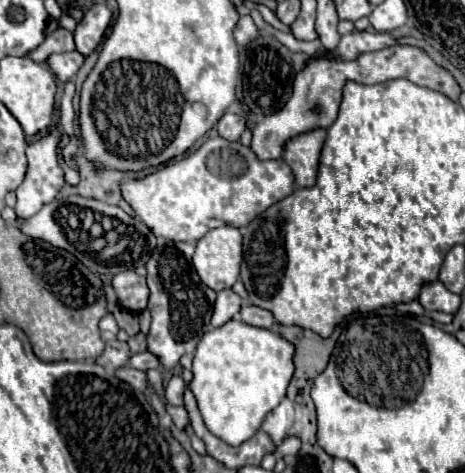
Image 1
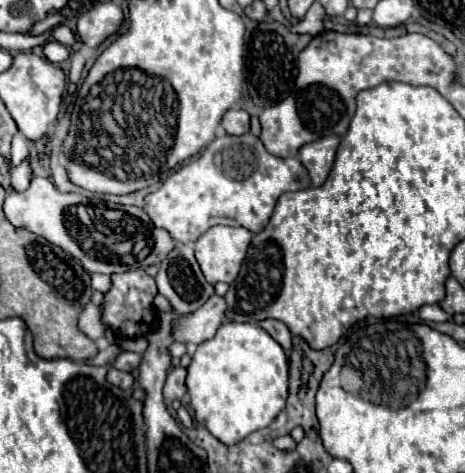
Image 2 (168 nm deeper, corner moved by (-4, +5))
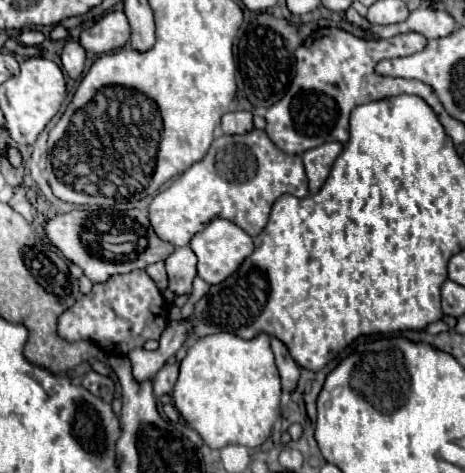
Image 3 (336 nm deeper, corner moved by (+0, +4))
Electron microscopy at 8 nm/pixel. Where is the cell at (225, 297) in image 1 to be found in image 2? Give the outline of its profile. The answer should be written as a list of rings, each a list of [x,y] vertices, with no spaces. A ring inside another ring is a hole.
[[[212,295],[196,313],[180,319],[174,329],[174,339],[180,343],[202,343],[216,335],[226,315],[226,299]]]

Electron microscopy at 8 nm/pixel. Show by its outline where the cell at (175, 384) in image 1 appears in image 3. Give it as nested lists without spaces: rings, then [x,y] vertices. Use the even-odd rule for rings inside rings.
[[[172,362],[164,364],[160,372],[154,376],[154,394],[160,398],[162,394],[172,392],[176,378],[178,378],[178,364],[172,364]]]

